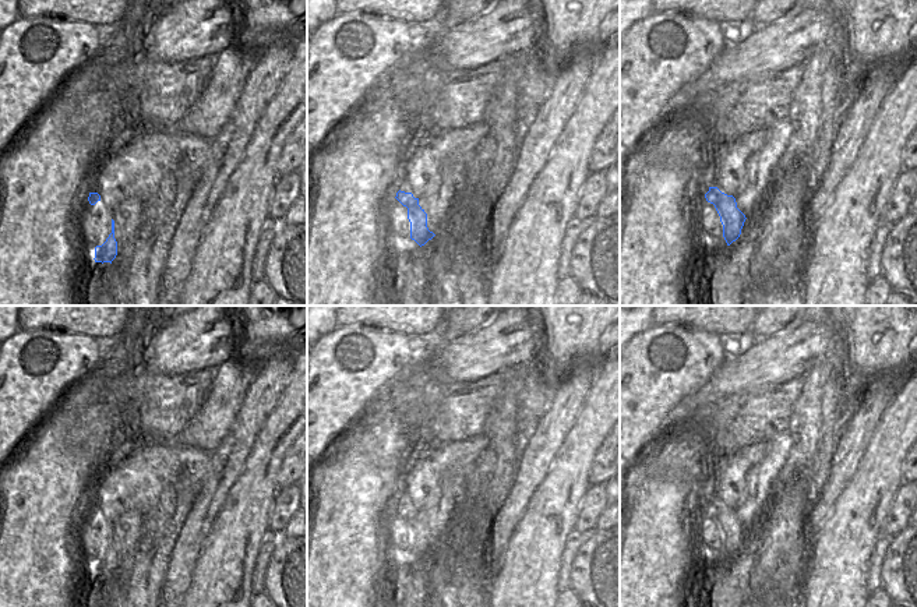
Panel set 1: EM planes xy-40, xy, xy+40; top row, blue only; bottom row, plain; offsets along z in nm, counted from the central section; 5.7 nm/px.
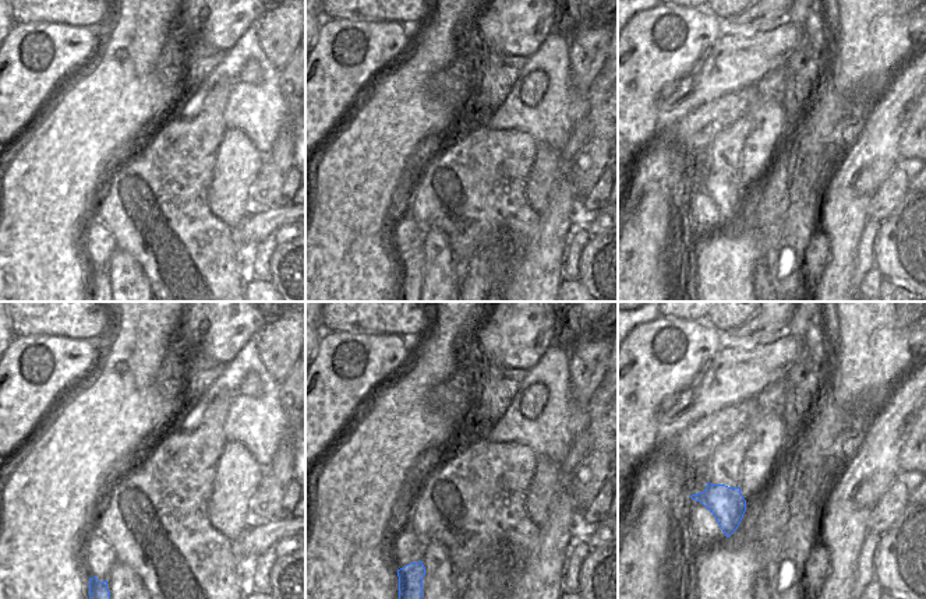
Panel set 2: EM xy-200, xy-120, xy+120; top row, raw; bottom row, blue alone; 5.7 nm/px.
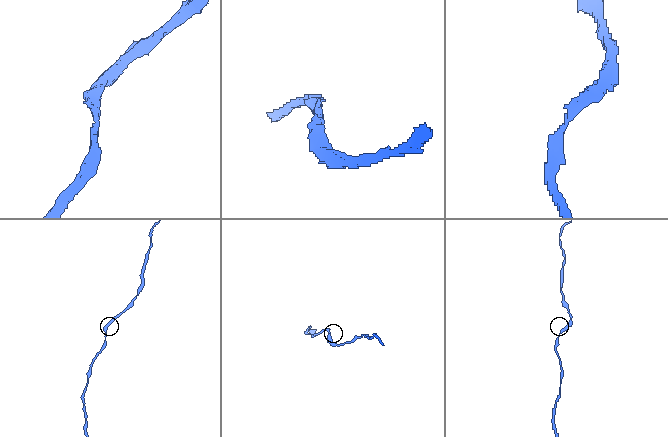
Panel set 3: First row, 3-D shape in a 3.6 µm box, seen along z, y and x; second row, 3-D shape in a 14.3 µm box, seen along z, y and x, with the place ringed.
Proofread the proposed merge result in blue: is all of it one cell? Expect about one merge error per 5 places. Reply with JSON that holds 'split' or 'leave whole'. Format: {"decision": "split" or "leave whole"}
{"decision": "leave whole"}

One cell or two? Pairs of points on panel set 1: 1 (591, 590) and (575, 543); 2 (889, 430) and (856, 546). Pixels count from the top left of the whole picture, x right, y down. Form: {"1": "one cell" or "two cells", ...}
{"1": "two cells", "2": "one cell"}

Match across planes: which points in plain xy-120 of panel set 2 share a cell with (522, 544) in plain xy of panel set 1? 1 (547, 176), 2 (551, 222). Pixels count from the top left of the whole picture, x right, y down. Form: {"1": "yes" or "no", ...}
{"1": "no", "2": "yes"}

